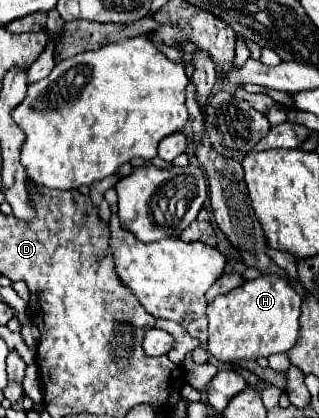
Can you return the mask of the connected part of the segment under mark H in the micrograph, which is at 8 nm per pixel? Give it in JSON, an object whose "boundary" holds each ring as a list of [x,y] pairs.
{"boundary":[[[260,275],[258,279],[244,281],[240,287],[218,295],[208,305],[208,351],[226,363],[286,353],[298,337],[300,305],[300,295],[284,277]]]}

